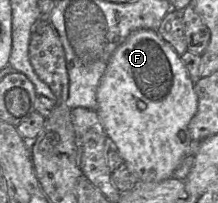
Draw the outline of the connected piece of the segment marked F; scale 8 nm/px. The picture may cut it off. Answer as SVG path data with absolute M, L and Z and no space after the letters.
M149 29L132 32L114 51L97 90L97 114L111 141L129 168L142 182L162 182L173 177L190 144L188 125L198 110L194 81L181 56L158 33Z

